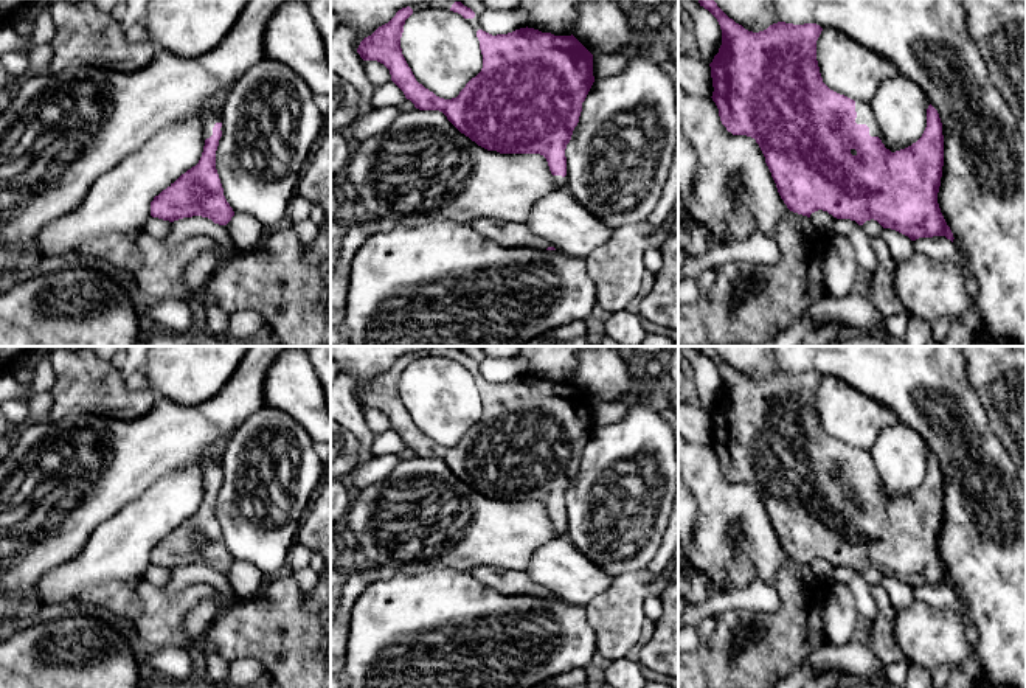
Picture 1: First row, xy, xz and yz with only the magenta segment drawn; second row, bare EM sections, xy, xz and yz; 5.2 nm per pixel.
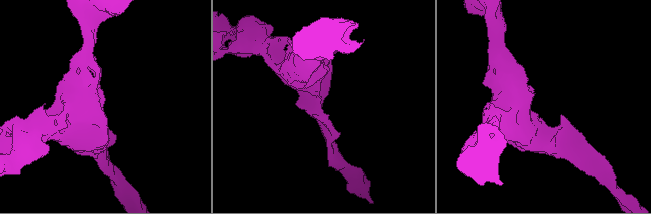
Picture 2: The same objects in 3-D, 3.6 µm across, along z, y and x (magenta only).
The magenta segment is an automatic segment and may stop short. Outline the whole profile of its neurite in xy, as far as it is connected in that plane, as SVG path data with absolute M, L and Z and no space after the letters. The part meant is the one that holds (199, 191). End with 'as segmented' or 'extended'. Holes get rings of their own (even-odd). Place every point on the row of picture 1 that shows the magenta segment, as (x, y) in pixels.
M222 115L203 118L203 152L196 166L182 174L151 202L151 216L163 221L202 216L227 225L234 216L224 196L216 169L216 151L222 137Z | extended

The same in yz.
M698 0L698 3L717 19L722 30L722 45L709 64L714 87L711 98L719 109L720 121L733 135L756 140L778 193L790 211L810 217L812 213L823 210L837 219L855 221L858 225L874 219L883 228L896 230L911 241L945 236L953 242L953 233L938 203L944 135L939 113L931 104L927 109L927 127L922 137L911 146L891 152L882 143L871 106L840 95L823 82L816 61L816 40L823 31L820 25L778 22L753 33L730 19L714 0Z | extended

